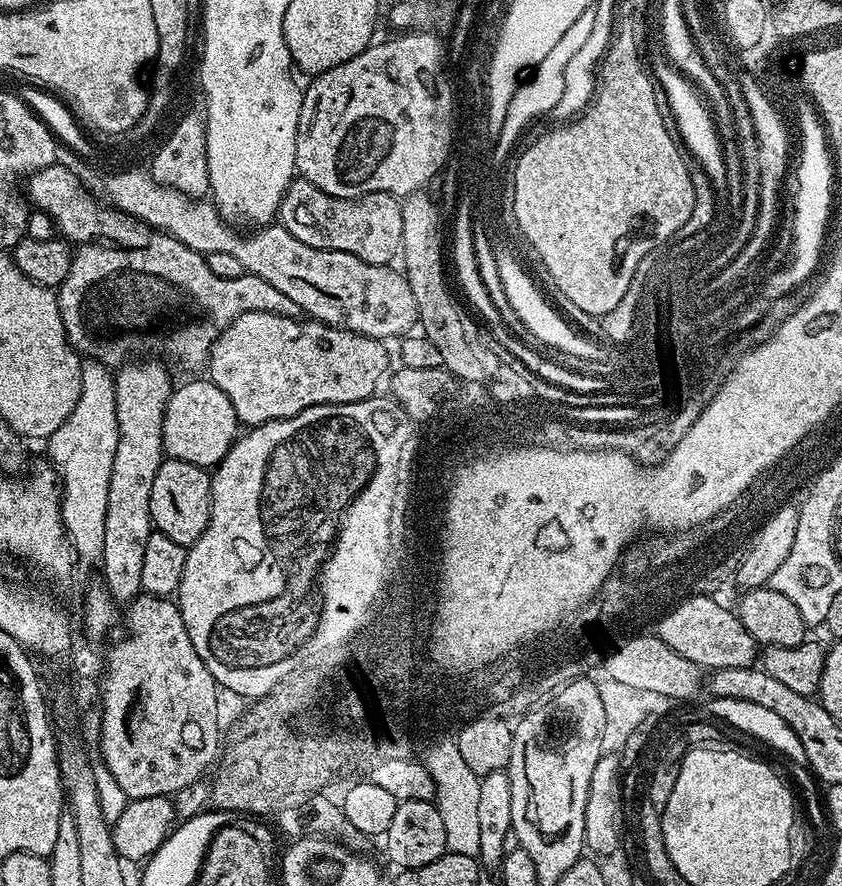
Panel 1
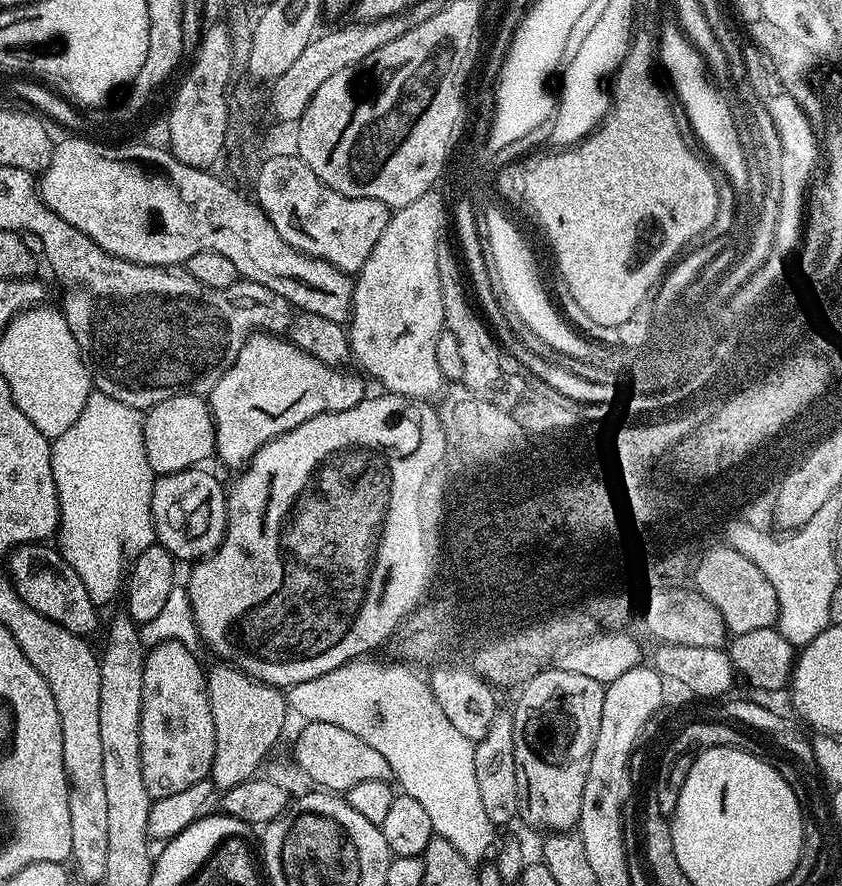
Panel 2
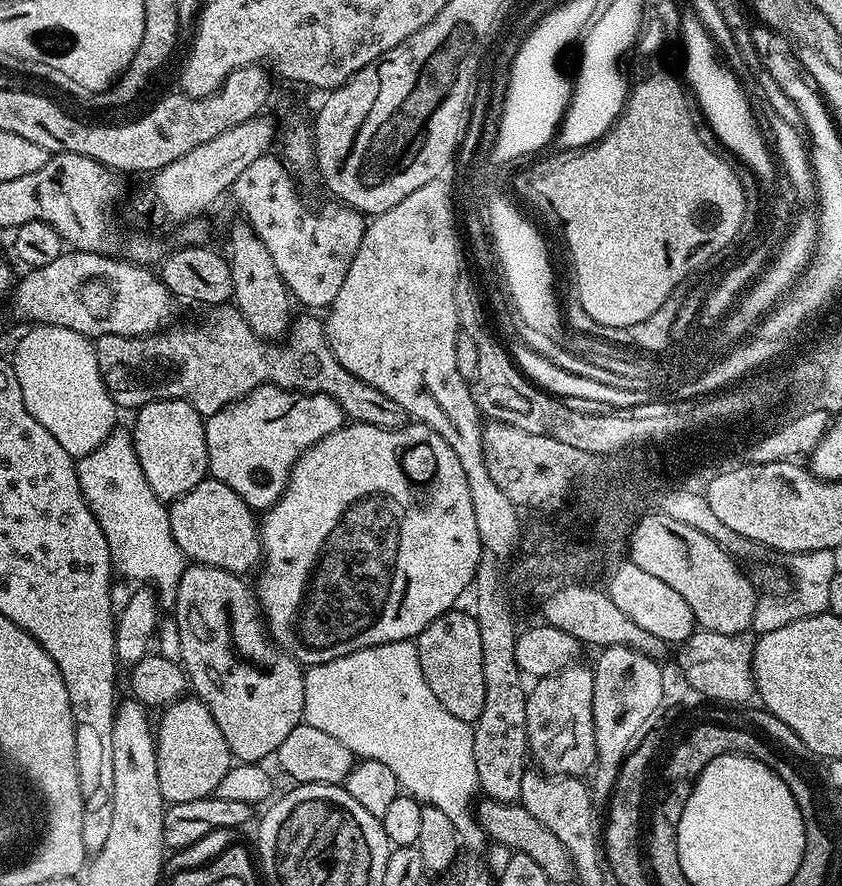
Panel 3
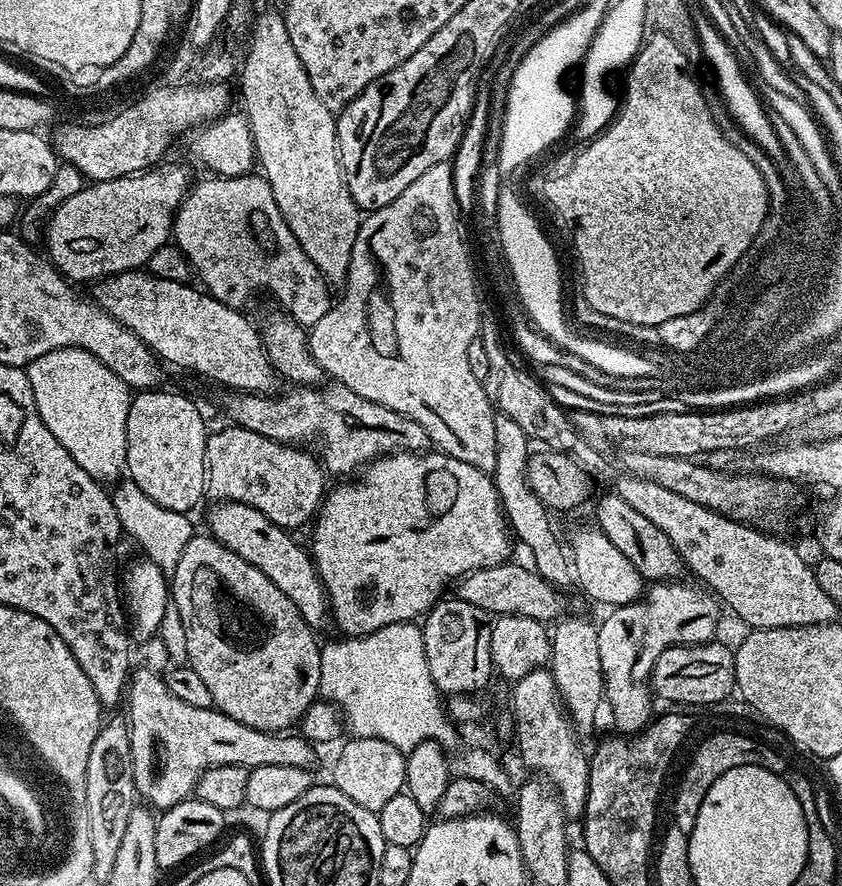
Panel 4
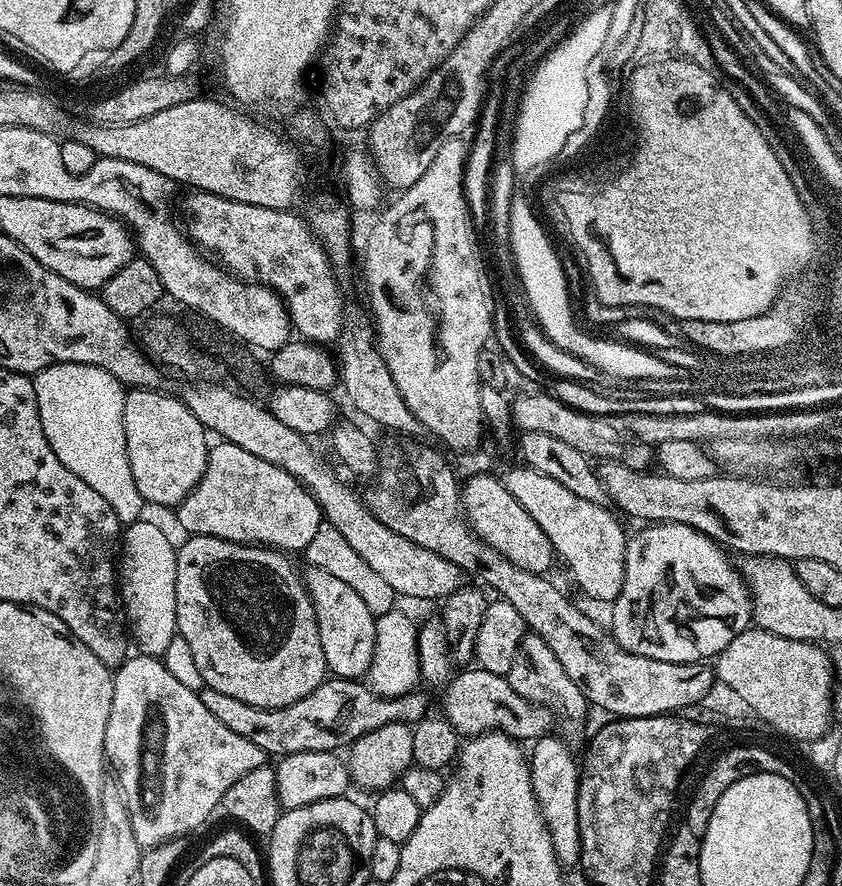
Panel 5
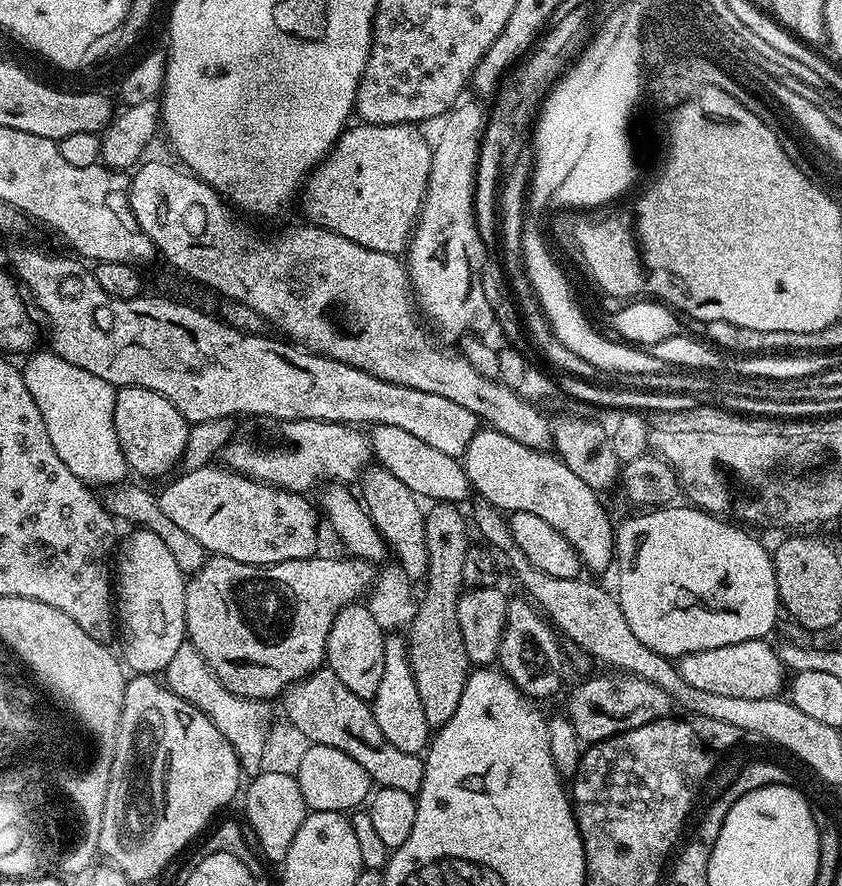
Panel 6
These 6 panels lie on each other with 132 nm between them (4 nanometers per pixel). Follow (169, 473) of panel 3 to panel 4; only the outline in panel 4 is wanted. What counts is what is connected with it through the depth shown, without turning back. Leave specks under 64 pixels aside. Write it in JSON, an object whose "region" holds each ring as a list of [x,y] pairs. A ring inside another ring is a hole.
{"region":[[[140,390],[133,395],[126,418],[126,476],[148,497],[154,498],[158,506],[166,506],[166,510],[188,514],[191,513],[191,508],[206,496],[204,455],[210,432],[209,429],[204,429],[204,416],[190,397],[183,396],[180,392],[164,391]]]}

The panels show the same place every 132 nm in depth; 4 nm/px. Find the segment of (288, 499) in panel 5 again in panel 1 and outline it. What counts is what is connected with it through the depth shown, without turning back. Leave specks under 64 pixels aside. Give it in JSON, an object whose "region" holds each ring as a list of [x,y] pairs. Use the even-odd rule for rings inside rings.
{"region":[[[247,312],[230,326],[214,342],[212,354],[206,365],[207,375],[230,398],[241,425],[255,426],[290,418],[310,406],[319,404],[349,404],[367,400],[377,391],[376,383],[389,371],[388,352],[383,343],[369,336],[323,324],[321,320],[270,314],[269,312]]]}

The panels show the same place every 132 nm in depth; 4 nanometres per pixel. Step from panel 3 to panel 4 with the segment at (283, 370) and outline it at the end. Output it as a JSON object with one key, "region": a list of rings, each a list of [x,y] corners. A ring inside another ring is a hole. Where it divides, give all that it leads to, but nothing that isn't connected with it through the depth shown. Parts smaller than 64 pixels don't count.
{"region":[[[335,382],[325,383],[317,387],[292,386],[275,400],[272,394],[233,391],[224,400],[224,408],[233,425],[250,430],[254,434],[262,434],[280,444],[293,446],[311,446],[318,457],[325,473],[332,472],[336,478],[348,478],[356,467],[367,465],[378,456],[387,456],[393,452],[422,452],[429,447],[430,441],[426,430],[414,422],[414,418],[406,418],[387,406],[378,406],[378,402],[370,402],[370,398],[362,398],[362,394],[354,394],[346,386]]]}

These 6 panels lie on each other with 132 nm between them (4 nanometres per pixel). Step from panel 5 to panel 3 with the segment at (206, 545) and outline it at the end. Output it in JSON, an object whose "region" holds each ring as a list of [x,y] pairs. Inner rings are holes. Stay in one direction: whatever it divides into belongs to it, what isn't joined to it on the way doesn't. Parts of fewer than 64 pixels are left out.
{"region":[[[189,563],[185,567],[182,574],[182,582],[178,586],[178,598],[174,615],[176,615],[176,632],[180,635],[180,657],[179,663],[182,665],[183,671],[188,674],[188,682],[191,691],[194,693],[197,700],[201,700],[210,710],[210,714],[214,714],[214,722],[218,722],[218,730],[222,730],[222,738],[226,738],[226,742],[230,746],[233,757],[237,761],[246,764],[255,764],[257,762],[267,761],[278,750],[278,746],[282,746],[282,742],[290,735],[290,730],[294,730],[304,719],[303,710],[303,680],[305,669],[297,660],[292,659],[287,652],[283,652],[278,647],[264,645],[266,641],[266,621],[262,615],[259,600],[256,599],[256,594],[251,583],[248,584],[243,575],[235,572],[227,572],[221,568],[214,566],[206,566],[205,564]]]}

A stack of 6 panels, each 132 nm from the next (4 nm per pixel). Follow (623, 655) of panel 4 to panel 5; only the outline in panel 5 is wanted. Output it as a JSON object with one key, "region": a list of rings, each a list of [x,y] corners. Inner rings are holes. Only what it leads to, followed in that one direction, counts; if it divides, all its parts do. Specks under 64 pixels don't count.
{"region":[[[652,522],[641,528],[644,528],[641,532],[631,533],[628,536],[622,590],[618,594],[618,598],[611,605],[612,628],[610,627],[610,635],[616,639],[618,646],[622,646],[630,654],[638,654],[646,658],[658,658],[662,662],[674,662],[675,664],[711,661],[713,658],[719,656],[722,650],[726,650],[726,646],[730,646],[730,642],[734,642],[734,638],[738,634],[742,634],[744,629],[749,627],[752,620],[752,597],[748,585],[744,583],[744,578],[739,567],[734,563],[734,560],[732,564],[731,558],[733,559],[733,557],[721,545],[711,540],[706,534],[702,534],[690,526]]]}

